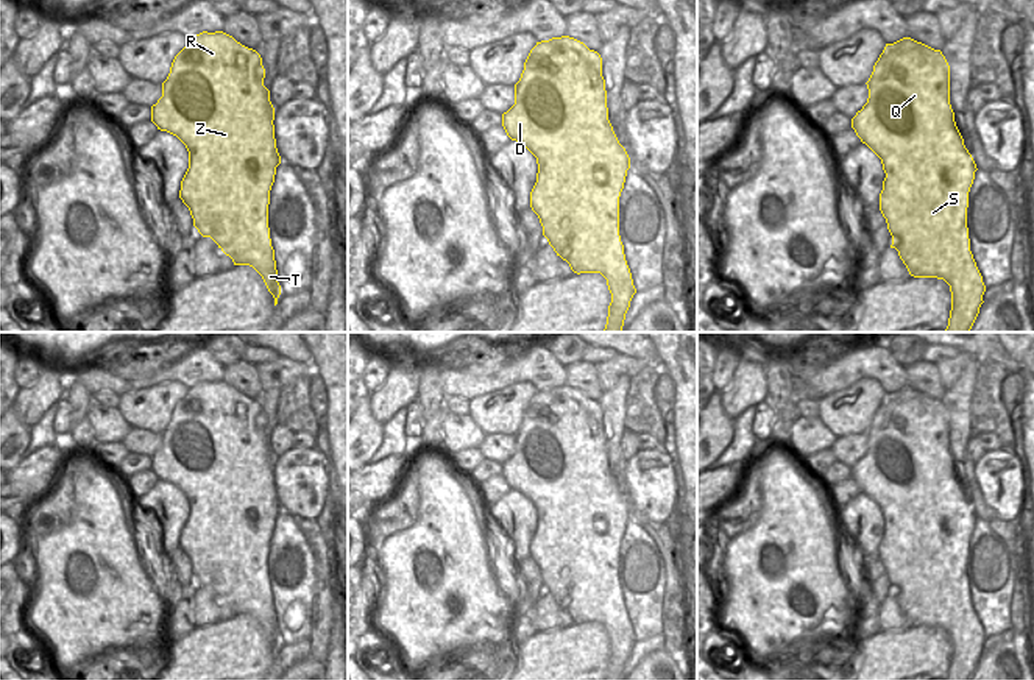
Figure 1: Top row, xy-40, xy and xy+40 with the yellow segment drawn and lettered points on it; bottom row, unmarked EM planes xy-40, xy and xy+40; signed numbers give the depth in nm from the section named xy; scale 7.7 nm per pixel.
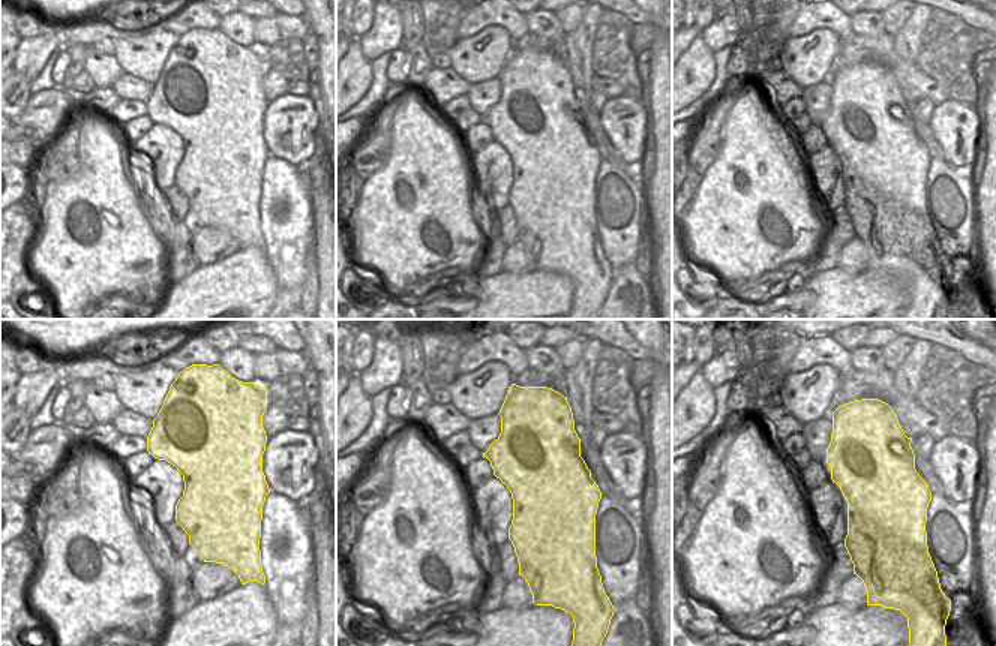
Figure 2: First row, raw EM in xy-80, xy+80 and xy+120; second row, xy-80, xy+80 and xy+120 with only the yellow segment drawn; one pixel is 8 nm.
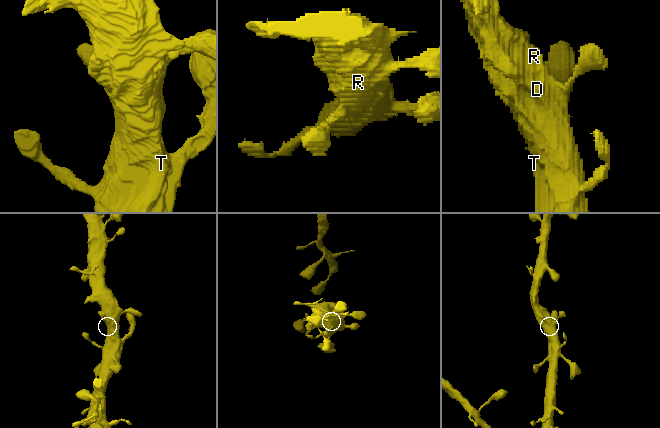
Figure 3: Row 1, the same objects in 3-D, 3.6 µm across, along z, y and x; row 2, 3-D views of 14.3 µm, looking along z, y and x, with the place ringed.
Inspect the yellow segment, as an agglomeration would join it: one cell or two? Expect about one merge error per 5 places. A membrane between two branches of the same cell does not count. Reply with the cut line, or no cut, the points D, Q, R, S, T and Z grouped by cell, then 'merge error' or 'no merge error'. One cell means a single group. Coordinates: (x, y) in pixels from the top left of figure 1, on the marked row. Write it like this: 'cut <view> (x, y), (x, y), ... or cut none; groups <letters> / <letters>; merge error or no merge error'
cut none; groups D Q R S T Z; no merge error

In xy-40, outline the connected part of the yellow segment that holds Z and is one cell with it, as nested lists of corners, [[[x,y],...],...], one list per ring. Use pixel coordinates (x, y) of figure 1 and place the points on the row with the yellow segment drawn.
[[[203,31],[175,56],[162,83],[162,97],[151,106],[151,122],[158,129],[176,136],[189,151],[179,198],[189,207],[193,226],[203,237],[211,237],[234,265],[253,267],[276,306],[281,285],[270,239],[268,204],[281,156],[274,139],[274,108],[264,78],[265,69],[256,50],[223,31]]]

